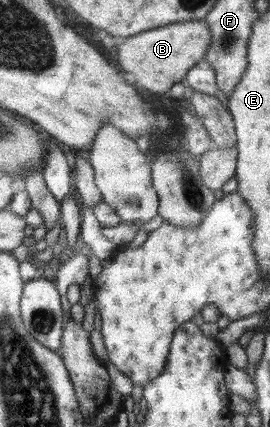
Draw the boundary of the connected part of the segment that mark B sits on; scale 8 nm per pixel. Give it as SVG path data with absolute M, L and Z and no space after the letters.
M204 19L179 20L125 37L123 44L117 47L117 67L131 73L136 85L161 95L168 92L174 83L184 83L187 70L204 59L209 46L210 33Z

